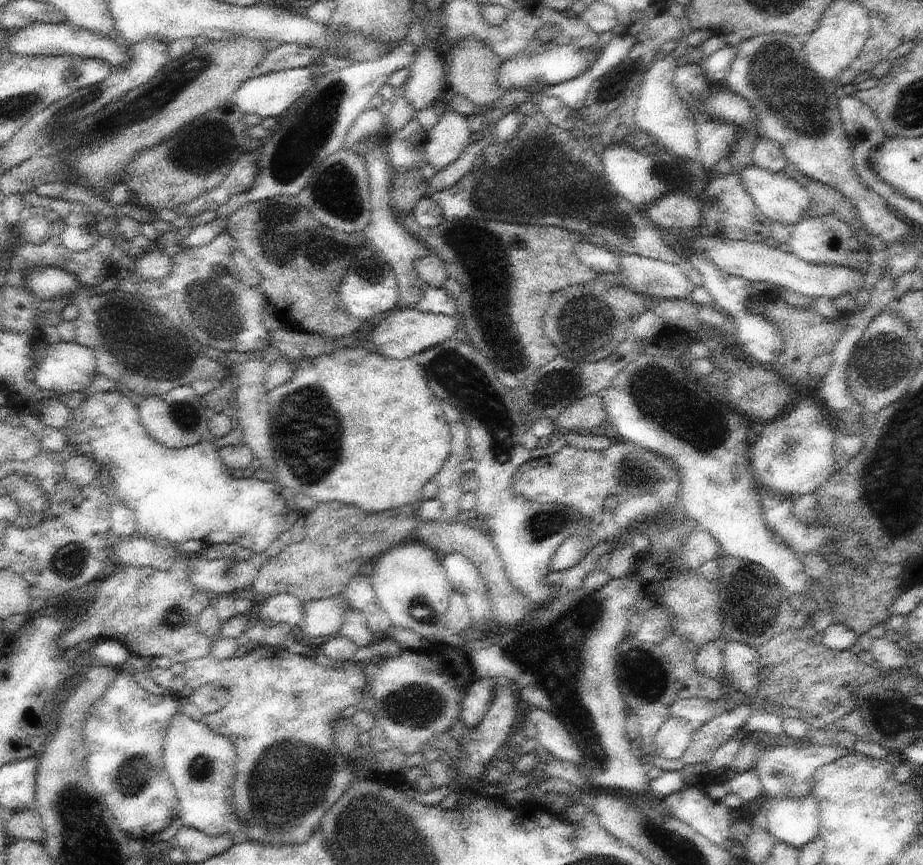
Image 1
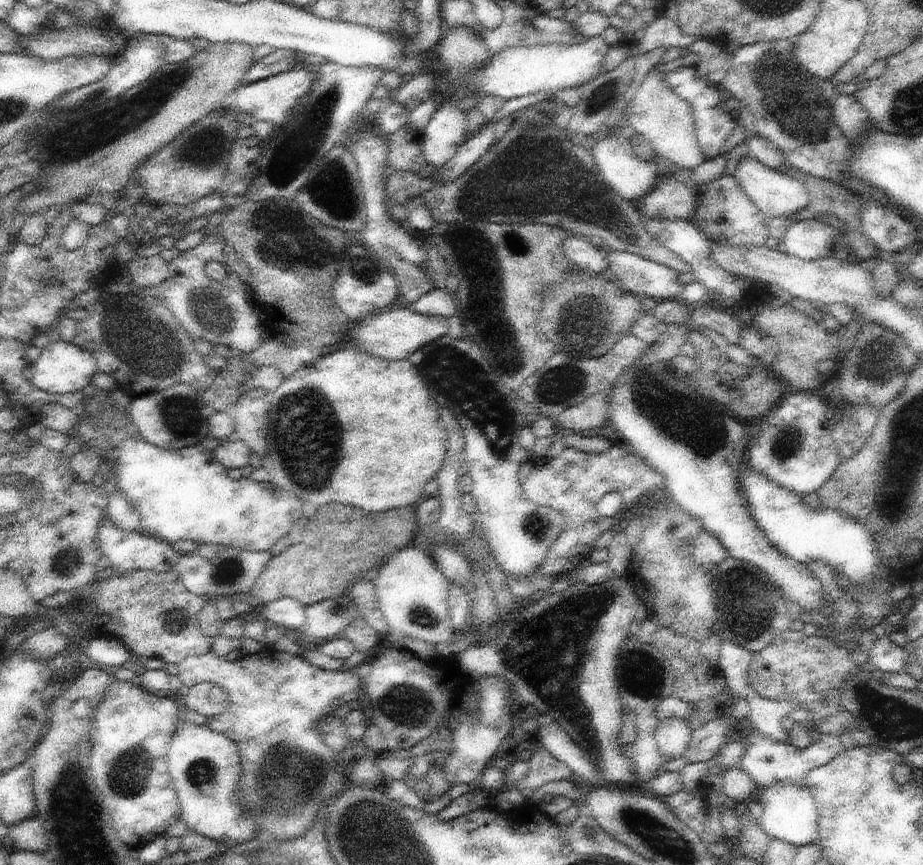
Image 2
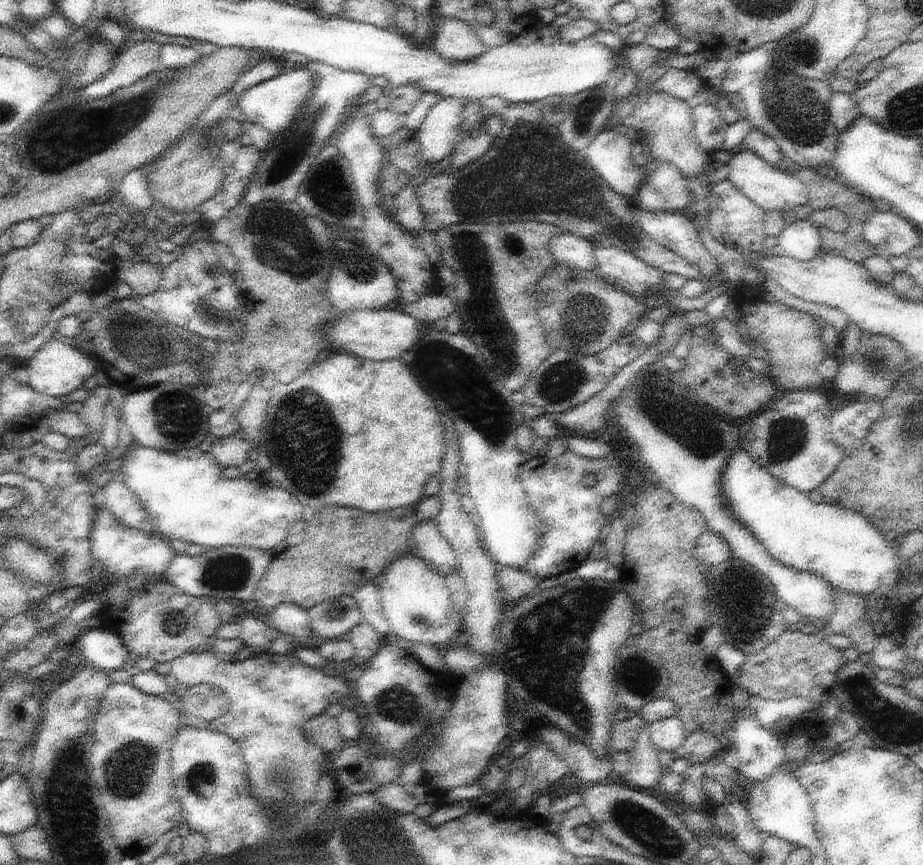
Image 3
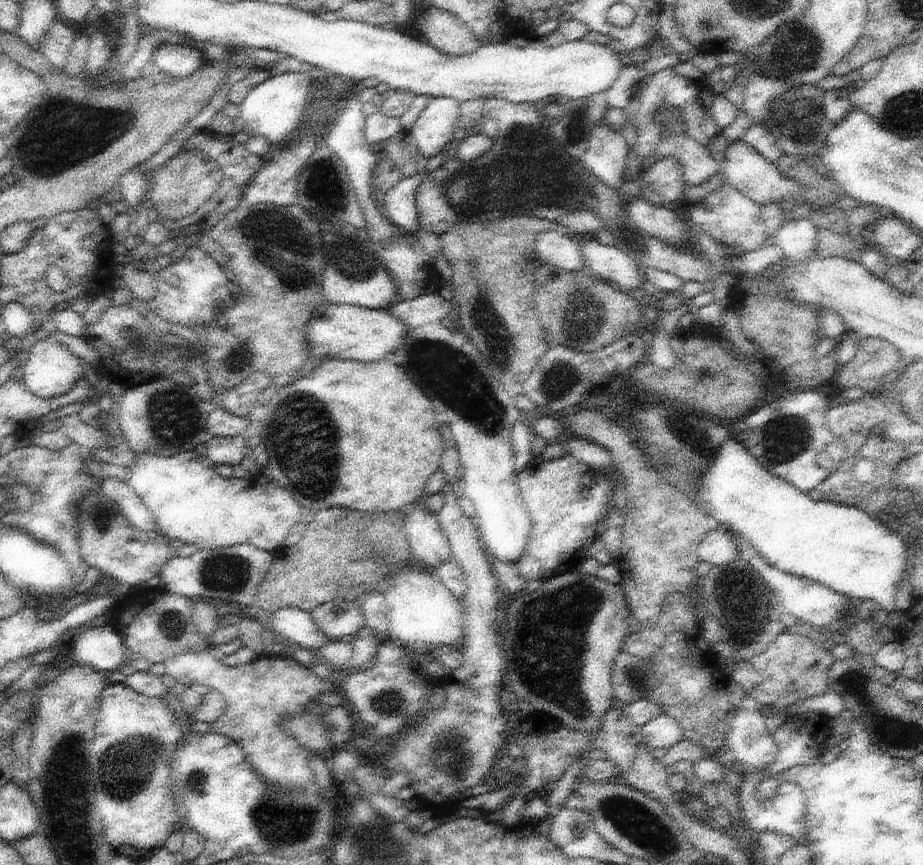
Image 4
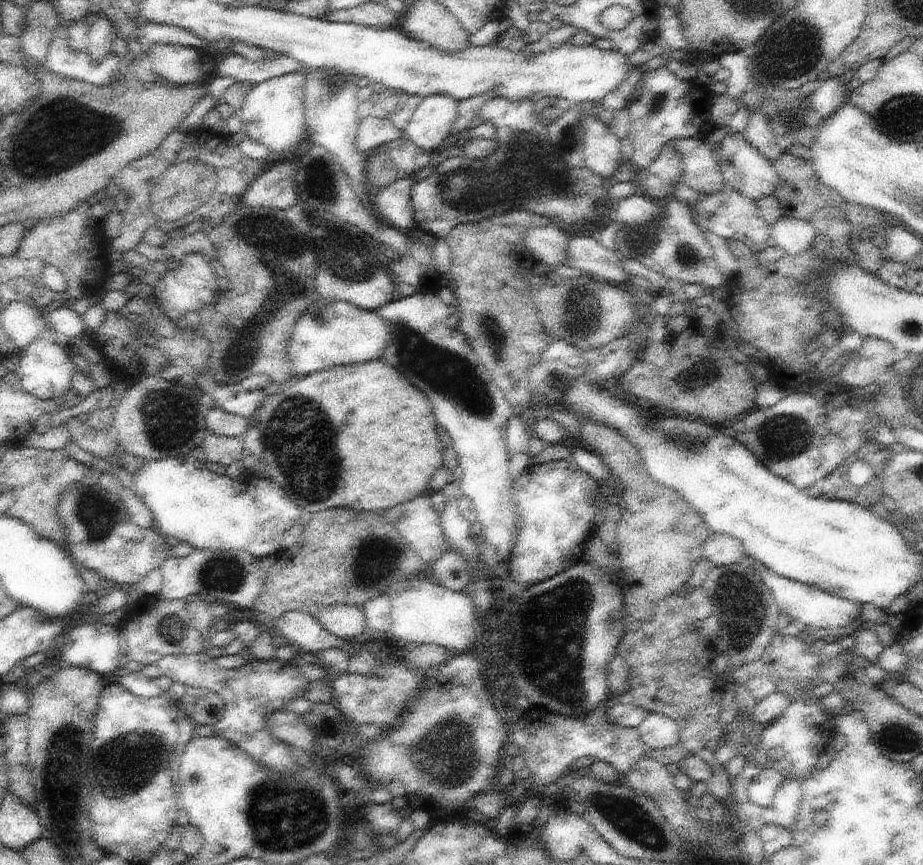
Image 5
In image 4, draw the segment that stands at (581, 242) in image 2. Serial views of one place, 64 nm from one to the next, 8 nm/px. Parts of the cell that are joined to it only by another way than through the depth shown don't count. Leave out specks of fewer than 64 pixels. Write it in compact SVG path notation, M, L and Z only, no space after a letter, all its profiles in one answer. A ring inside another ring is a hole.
M542 231L537 237L537 251L548 265L566 270L586 270L582 237L568 232Z

